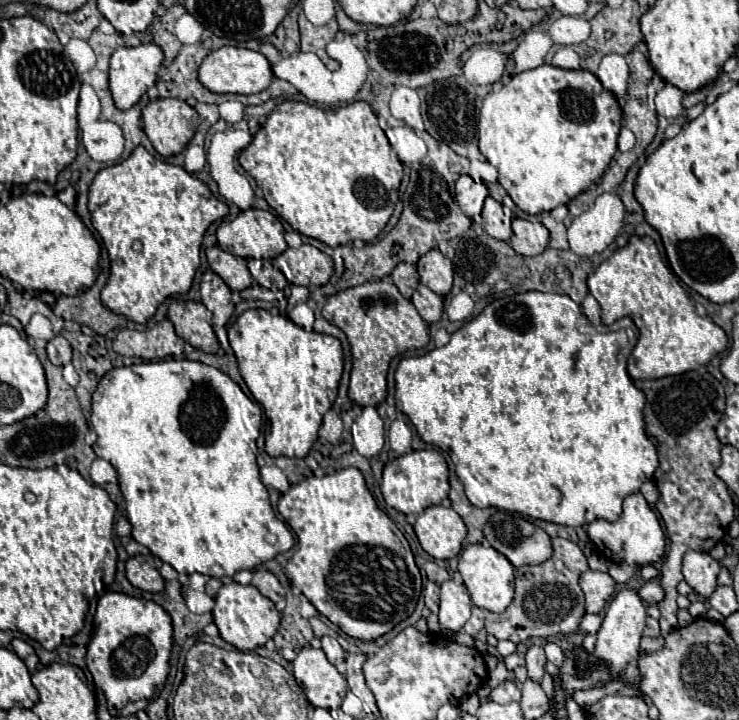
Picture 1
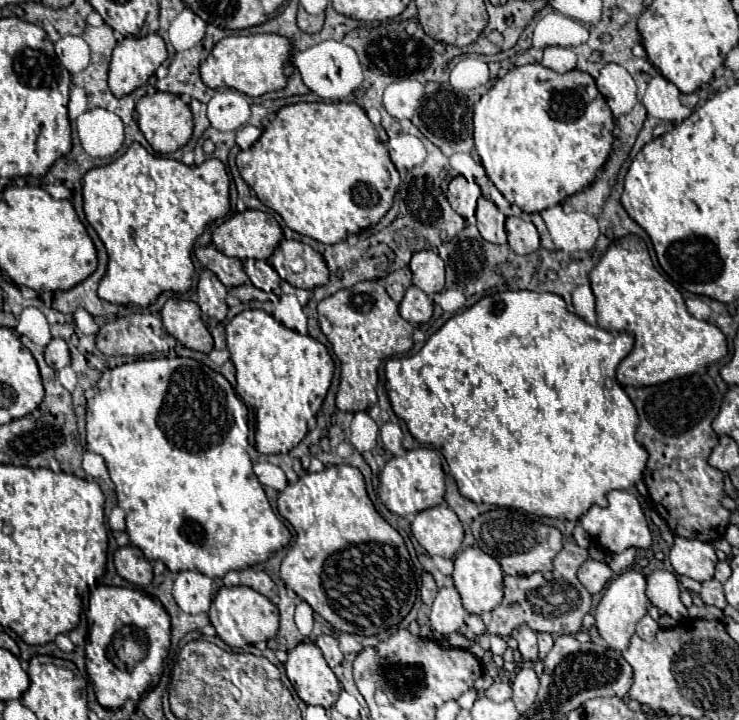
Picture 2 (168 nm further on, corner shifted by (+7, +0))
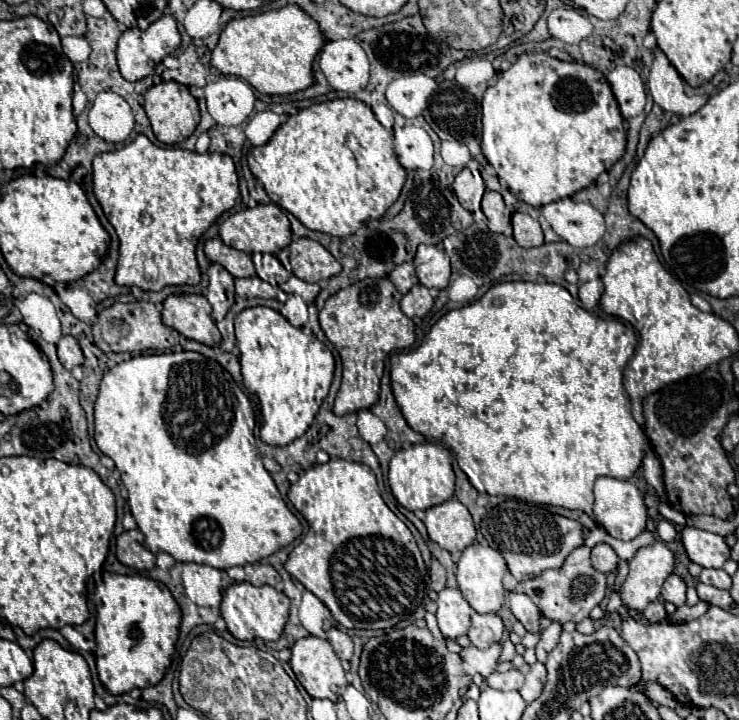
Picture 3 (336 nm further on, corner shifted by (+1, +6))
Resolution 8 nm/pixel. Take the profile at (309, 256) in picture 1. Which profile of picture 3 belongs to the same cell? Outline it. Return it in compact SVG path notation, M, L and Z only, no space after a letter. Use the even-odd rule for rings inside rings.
M294 239L280 253L284 250L285 255L290 256L289 272L306 283L318 283L342 271L340 263L320 243L312 239Z

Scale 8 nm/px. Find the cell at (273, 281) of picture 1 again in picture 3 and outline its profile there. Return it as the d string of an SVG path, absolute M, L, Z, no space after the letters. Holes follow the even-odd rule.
M254 253L252 255L254 267L256 267L256 275L268 283L272 283L274 287L280 287L282 283L286 283L290 279L292 273L288 273L284 269L284 265L278 261L276 255L270 253Z

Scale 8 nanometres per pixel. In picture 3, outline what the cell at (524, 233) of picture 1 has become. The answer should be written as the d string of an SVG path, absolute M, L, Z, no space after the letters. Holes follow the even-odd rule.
M512 213L511 223L514 227L514 239L520 247L540 247L544 243L540 223L528 213Z

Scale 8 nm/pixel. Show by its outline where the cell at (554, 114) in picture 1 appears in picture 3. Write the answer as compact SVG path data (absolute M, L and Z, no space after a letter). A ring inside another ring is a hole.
M526 53L522 57L518 57L518 61L504 73L500 73L498 81L486 89L484 93L484 99L482 99L482 153L484 157L488 159L488 163L494 167L496 175L500 179L504 179L510 187L510 191L522 199L524 203L532 205L532 207L542 207L546 203L552 203L556 199L564 199L564 197L570 197L574 195L576 191L592 185L596 181L596 177L604 171L608 171L622 155L624 155L624 149L626 149L626 129L622 125L622 115L620 115L620 109L618 109L618 103L616 103L616 97L612 95L612 89L606 81L606 77L590 67L590 65L584 65L584 63L578 63L578 61L572 61L572 63L566 63L566 61L558 61L558 59L552 59L548 57L546 53Z

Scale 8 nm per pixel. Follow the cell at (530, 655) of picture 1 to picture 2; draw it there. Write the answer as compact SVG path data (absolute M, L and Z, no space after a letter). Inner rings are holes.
M520 625L516 631L514 631L514 637L518 641L518 651L522 653L524 659L532 659L536 661L538 659L538 643L536 643L536 631L532 631L528 625Z

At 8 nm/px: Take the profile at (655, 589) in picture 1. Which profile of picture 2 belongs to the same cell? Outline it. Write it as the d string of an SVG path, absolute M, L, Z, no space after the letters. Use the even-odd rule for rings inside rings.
M654 571L648 575L646 595L660 613L670 615L676 621L688 619L688 609L680 601L680 587L676 577L670 571Z

